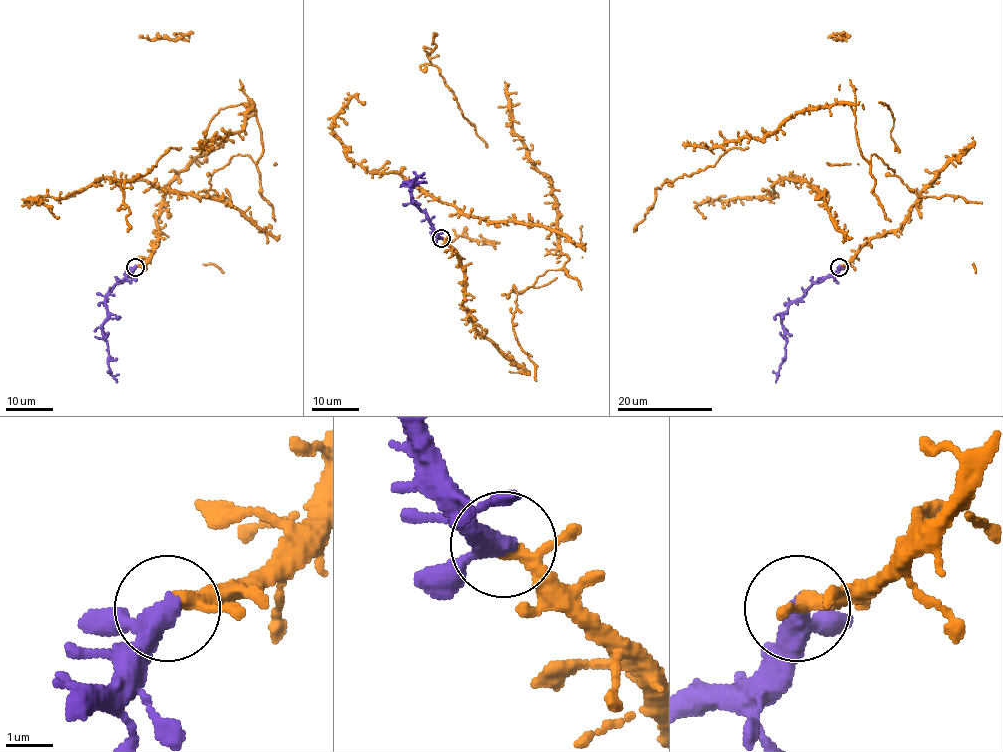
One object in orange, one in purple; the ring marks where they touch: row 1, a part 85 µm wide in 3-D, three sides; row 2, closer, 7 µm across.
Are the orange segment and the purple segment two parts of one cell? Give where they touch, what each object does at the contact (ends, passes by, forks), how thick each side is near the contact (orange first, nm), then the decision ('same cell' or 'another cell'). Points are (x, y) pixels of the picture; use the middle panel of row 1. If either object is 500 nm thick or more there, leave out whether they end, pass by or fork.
place (441, 238); orange passes by; purple passes by; calibres 240 and 380 nm; same cell

